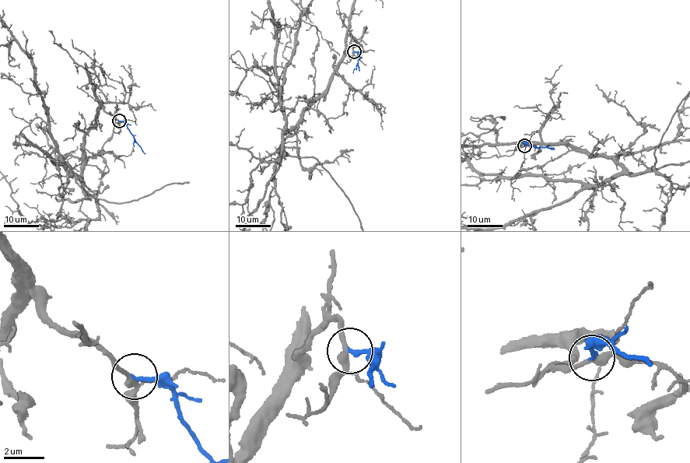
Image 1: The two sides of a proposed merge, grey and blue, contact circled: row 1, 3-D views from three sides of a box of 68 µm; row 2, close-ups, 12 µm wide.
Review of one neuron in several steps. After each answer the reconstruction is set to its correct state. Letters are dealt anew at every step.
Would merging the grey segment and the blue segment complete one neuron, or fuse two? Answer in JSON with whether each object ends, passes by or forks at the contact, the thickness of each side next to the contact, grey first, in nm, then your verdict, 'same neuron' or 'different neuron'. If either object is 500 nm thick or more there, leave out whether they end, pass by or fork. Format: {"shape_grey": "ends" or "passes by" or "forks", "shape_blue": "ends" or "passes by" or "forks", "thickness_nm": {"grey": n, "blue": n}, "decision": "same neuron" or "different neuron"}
{"shape_grey": "forks", "shape_blue": "ends", "thickness_nm": {"grey": 240, "blue": 200}, "decision": "same neuron"}

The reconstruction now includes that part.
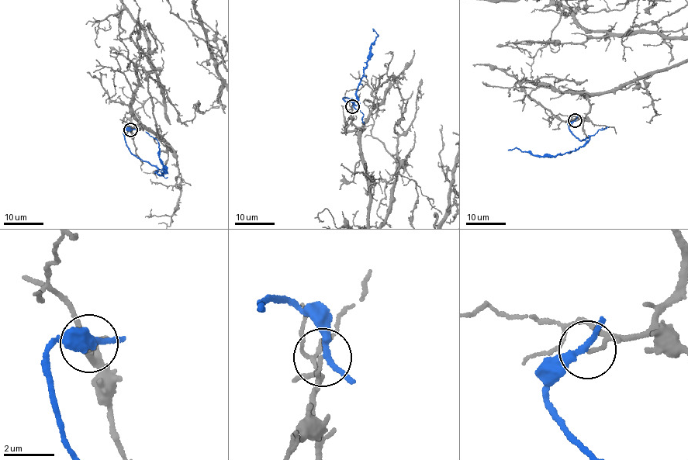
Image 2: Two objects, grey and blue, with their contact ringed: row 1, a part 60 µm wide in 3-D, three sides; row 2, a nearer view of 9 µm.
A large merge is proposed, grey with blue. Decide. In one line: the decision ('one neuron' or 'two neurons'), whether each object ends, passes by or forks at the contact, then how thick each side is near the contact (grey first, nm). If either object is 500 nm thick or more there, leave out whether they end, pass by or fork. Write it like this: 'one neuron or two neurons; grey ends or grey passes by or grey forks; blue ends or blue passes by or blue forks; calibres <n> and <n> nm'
two neurons; grey ends; blue passes by; calibres 140 and 220 nm

